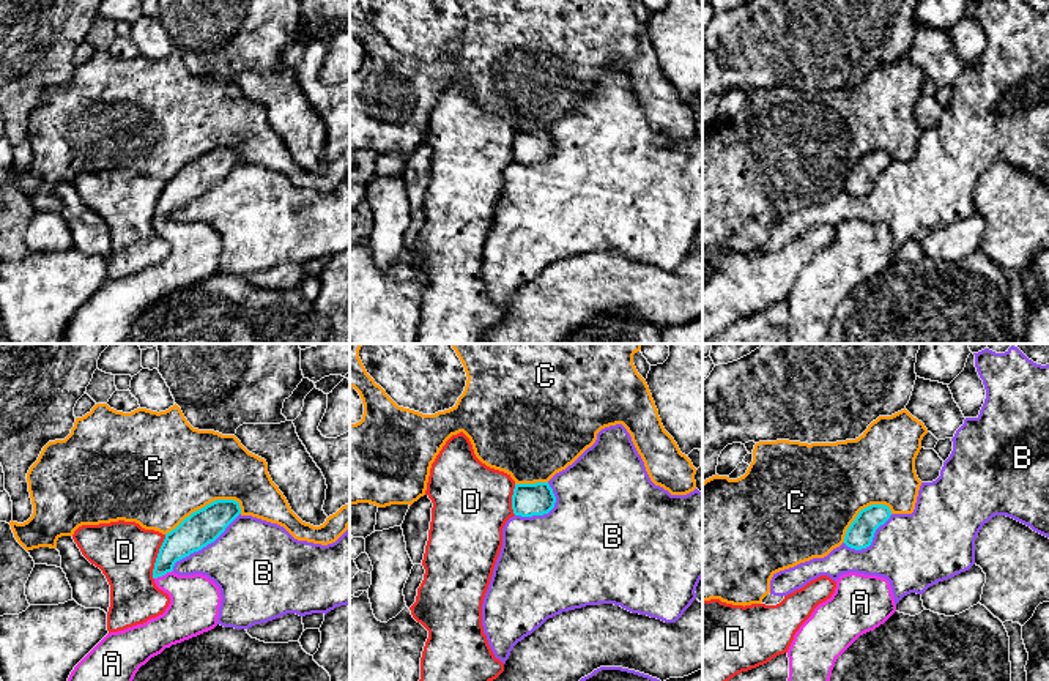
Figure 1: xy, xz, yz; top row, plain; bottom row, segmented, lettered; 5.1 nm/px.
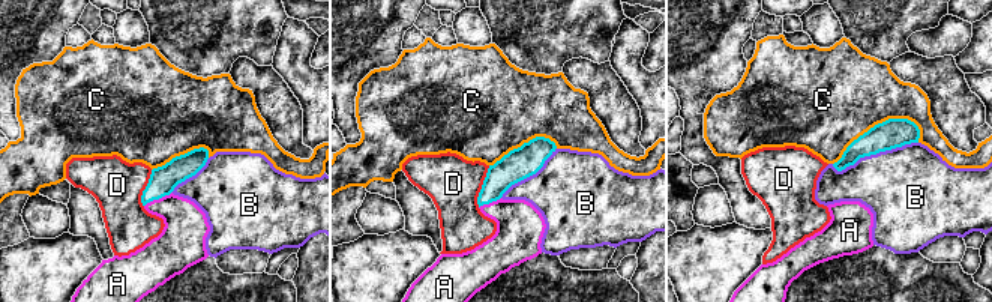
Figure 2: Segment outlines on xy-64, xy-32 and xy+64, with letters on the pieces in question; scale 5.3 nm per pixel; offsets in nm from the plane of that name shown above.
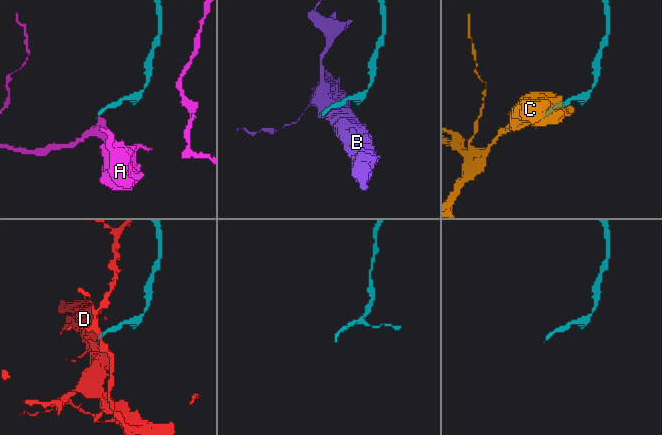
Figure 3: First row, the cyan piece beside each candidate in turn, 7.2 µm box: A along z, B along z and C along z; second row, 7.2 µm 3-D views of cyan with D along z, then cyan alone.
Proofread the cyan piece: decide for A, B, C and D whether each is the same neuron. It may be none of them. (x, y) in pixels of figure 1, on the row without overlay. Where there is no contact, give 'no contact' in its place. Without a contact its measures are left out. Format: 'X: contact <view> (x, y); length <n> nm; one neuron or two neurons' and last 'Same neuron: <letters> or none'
A: contact xy (163, 221); length 110 nm; one neuron
B: contact xy (205, 193); length 460 nm; two neurons
C: contact xy (202, 155); length 420 nm; two neurons
D: contact xy (158, 204); length 240 nm; two neurons
Same neuron: A

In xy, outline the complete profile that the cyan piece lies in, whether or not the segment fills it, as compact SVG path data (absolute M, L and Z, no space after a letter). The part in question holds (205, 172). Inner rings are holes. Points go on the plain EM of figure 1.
M216 147L192 159L175 177L165 181L159 195L153 225L159 236L169 241L165 259L143 271L107 281L71 318L61 344L121 344L131 333L135 320L151 304L165 295L181 290L217 273L221 236L206 222L178 222L173 219L176 208L214 189L225 175L241 161L235 147Z

